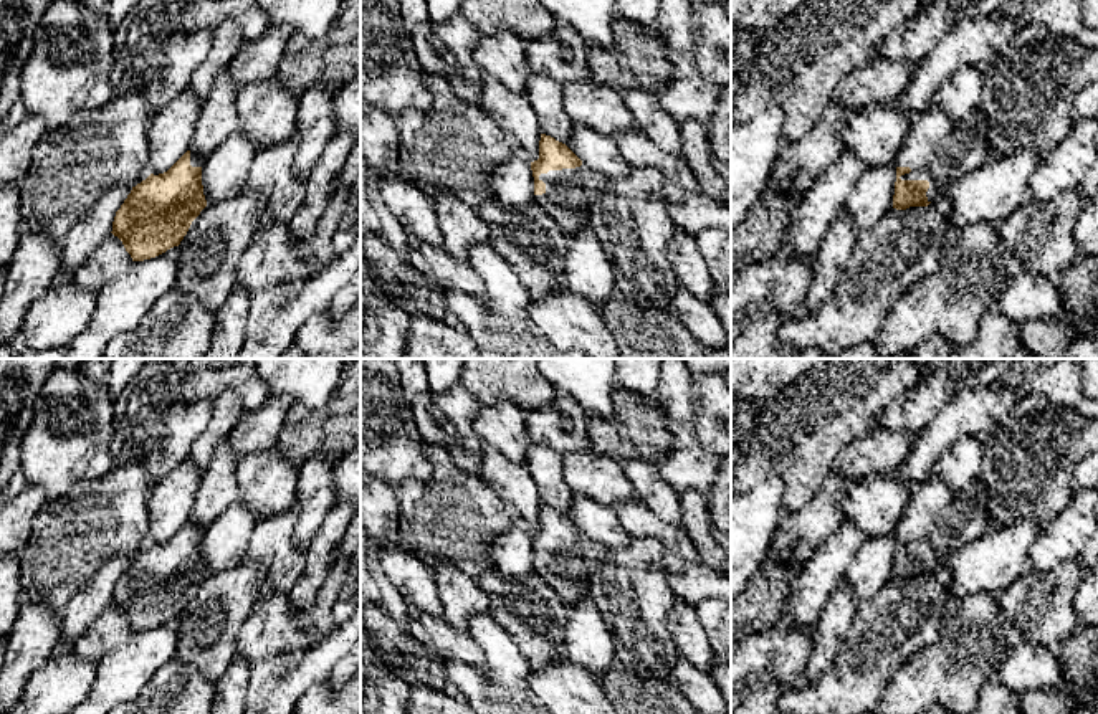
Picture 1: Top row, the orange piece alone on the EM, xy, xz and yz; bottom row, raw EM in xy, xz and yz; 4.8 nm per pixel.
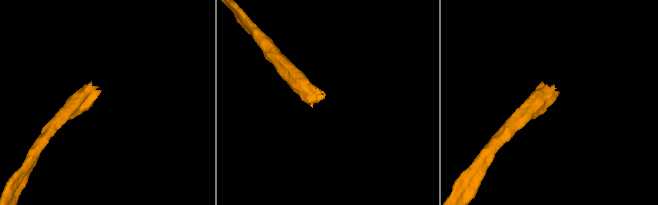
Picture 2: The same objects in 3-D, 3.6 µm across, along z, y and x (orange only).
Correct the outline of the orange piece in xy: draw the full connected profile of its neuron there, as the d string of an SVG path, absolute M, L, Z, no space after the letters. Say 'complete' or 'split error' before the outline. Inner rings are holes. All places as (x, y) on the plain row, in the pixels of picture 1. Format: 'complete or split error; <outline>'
split error; M187 521L167 542L154 545L132 557L131 564L116 582L112 605L117 607L132 631L155 628L179 616L192 592L207 577L202 555L205 529Z

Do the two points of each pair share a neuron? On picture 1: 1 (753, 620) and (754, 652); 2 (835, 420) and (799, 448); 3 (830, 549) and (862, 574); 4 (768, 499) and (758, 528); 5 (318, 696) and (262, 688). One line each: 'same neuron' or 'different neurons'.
1: different neurons
2: same neuron
3: different neurons
4: same neuron
5: different neurons

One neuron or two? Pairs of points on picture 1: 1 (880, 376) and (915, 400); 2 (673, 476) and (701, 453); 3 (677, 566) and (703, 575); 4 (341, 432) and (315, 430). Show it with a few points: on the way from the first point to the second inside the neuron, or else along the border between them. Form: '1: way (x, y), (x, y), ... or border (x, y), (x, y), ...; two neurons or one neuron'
1: border (918, 376), (877, 417); two neurons
2: way (680, 470), (685, 470), (695, 460); one neuron
3: way (683, 571), (696, 575); one neuron
4: border (311, 414), (323, 430), (321, 443), (343, 447); two neurons

